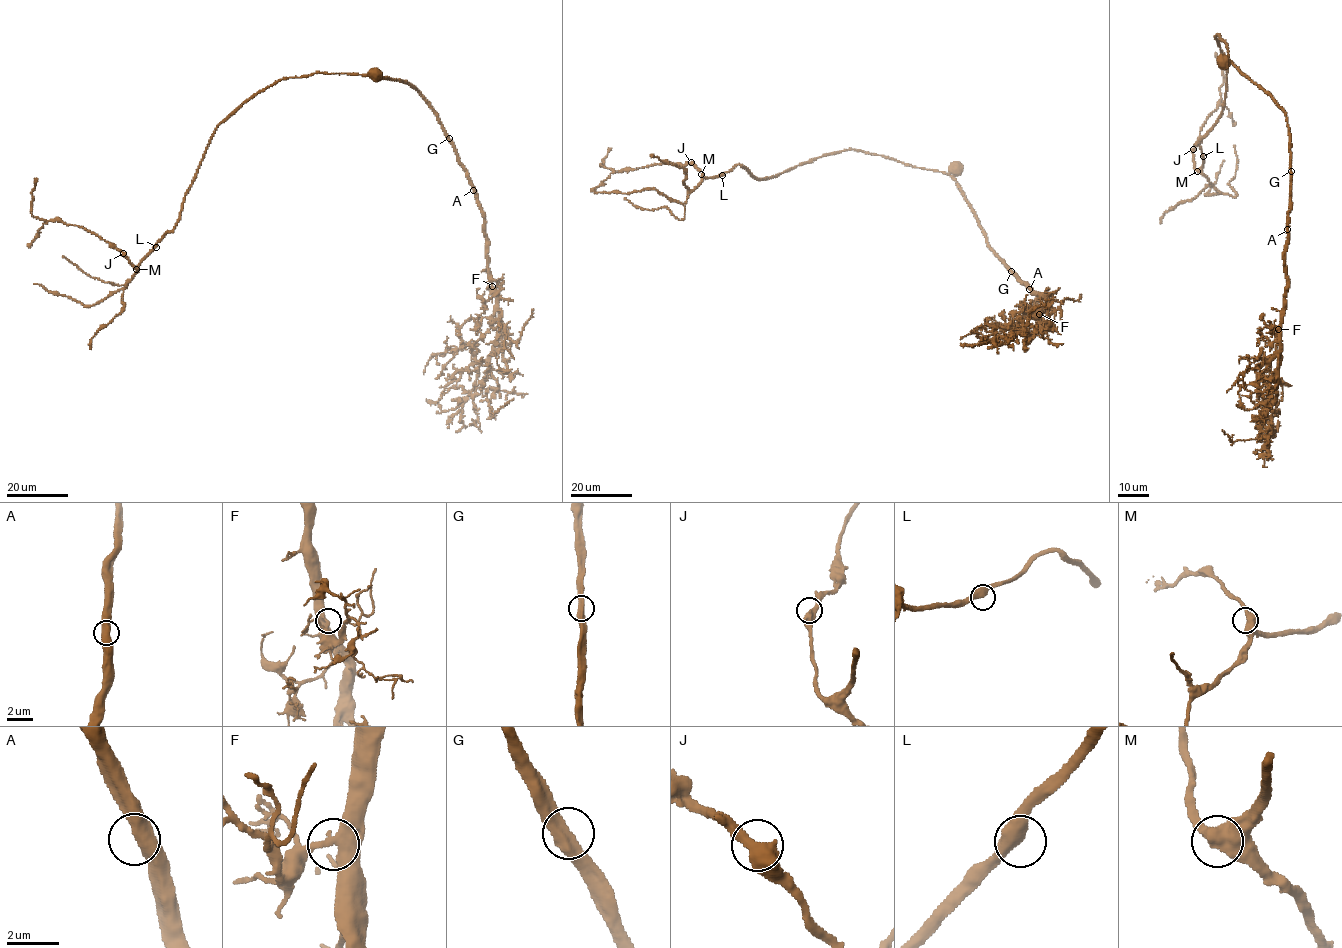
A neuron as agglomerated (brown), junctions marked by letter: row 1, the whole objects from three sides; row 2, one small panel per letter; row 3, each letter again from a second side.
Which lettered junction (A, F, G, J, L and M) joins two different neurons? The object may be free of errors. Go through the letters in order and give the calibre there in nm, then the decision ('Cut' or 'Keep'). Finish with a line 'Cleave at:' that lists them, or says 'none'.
A: Thickness 550 nm. Keep
F: Thickness 440 nm. Keep
G: Thickness 500 nm. Keep
J: Thickness 480 nm. Keep
L: Thickness 550 nm. Keep
M: Thickness 550 nm. Keep
Cleave at: none

